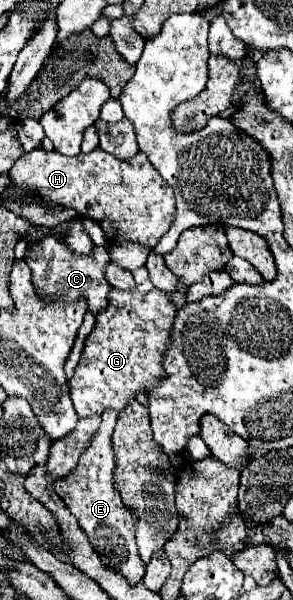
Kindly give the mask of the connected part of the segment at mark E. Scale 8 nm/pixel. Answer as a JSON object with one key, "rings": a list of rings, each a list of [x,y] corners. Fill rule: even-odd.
{"rings":[[[113,426],[99,428],[97,438],[93,438],[89,448],[81,454],[77,468],[69,472],[69,476],[57,480],[55,490],[69,506],[71,514],[77,518],[81,530],[87,534],[93,550],[101,556],[101,560],[109,568],[121,572],[129,584],[139,584],[145,574],[145,566],[137,552],[137,542],[135,542],[137,514],[123,504],[113,484],[115,454],[111,450],[111,434],[113,434]]]}

